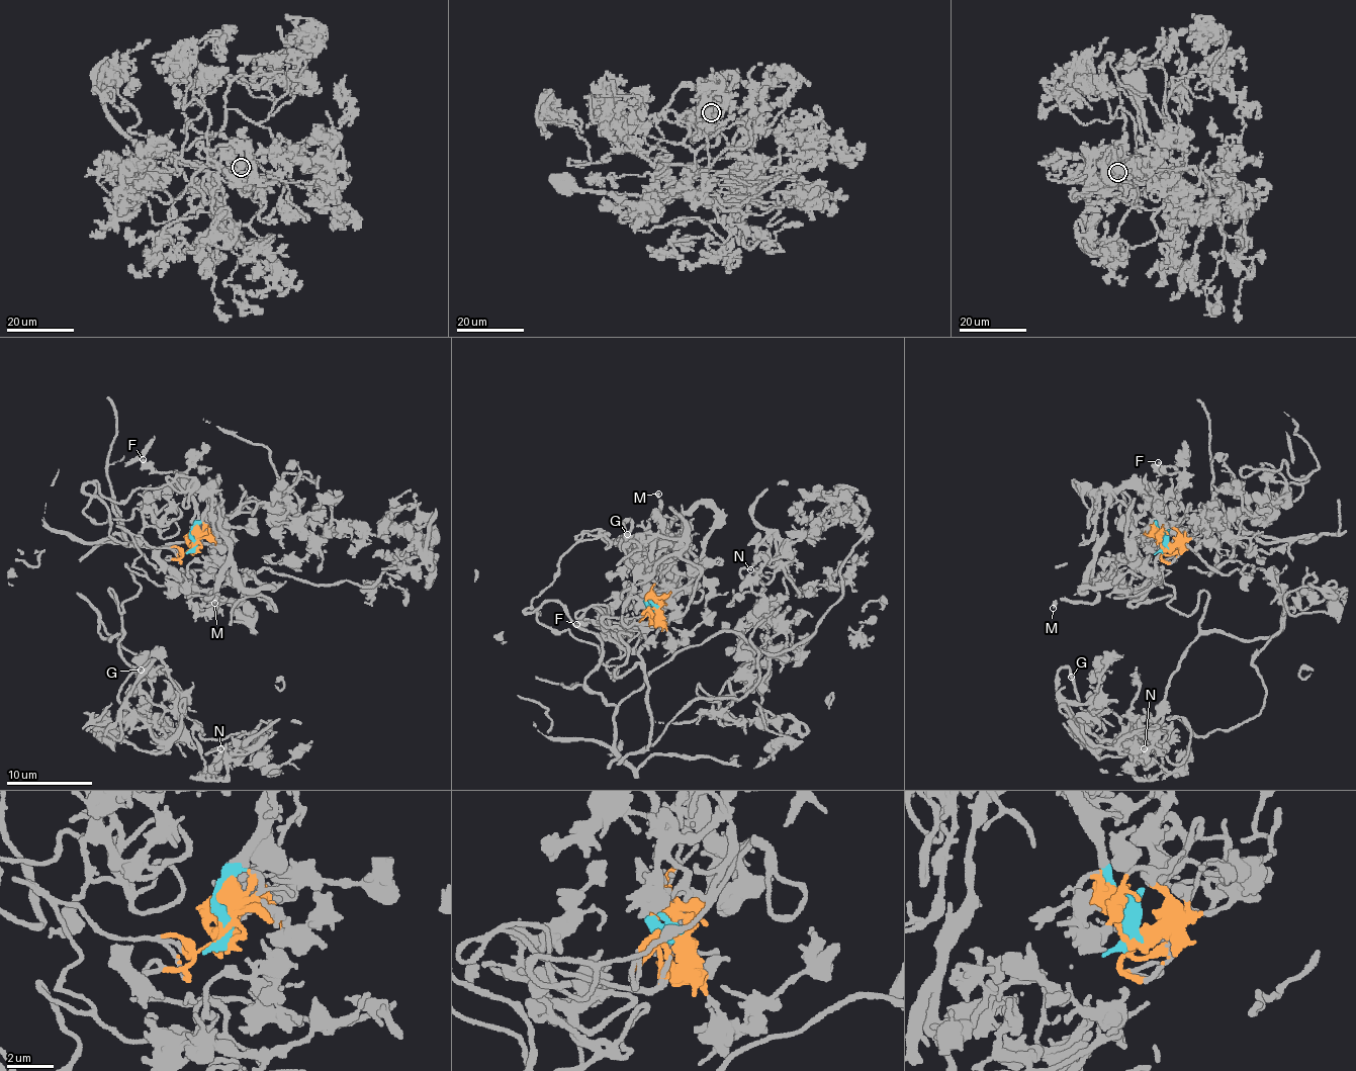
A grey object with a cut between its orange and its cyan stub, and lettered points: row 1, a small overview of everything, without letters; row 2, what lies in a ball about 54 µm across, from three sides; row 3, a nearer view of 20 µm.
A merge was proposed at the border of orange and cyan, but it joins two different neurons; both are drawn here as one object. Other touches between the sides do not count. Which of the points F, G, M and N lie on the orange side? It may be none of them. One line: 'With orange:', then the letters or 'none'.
With orange: F, G, N

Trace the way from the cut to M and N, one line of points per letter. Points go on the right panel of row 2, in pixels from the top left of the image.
M: (1164, 545), (1150, 506), (1136, 487), (1124, 487), (1111, 499), (1095, 551), (1095, 600), (1056, 600), (1054, 608)
N: (1164, 545), (1138, 541), (1203, 630), (1282, 629), (1257, 716), (1145, 747)

